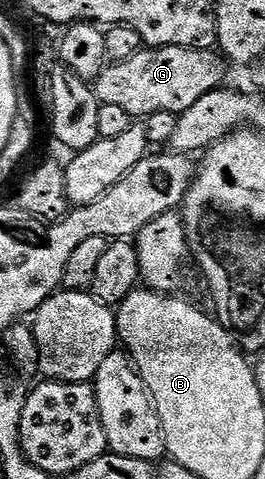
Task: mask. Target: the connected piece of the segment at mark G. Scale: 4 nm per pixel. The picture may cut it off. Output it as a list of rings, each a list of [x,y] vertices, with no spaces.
[[[166,45],[160,49],[145,47],[133,59],[108,64],[103,74],[93,82],[100,105],[121,107],[133,119],[146,119],[157,111],[184,113],[209,91],[220,88],[227,77],[228,62],[222,52],[193,49],[189,45]]]

